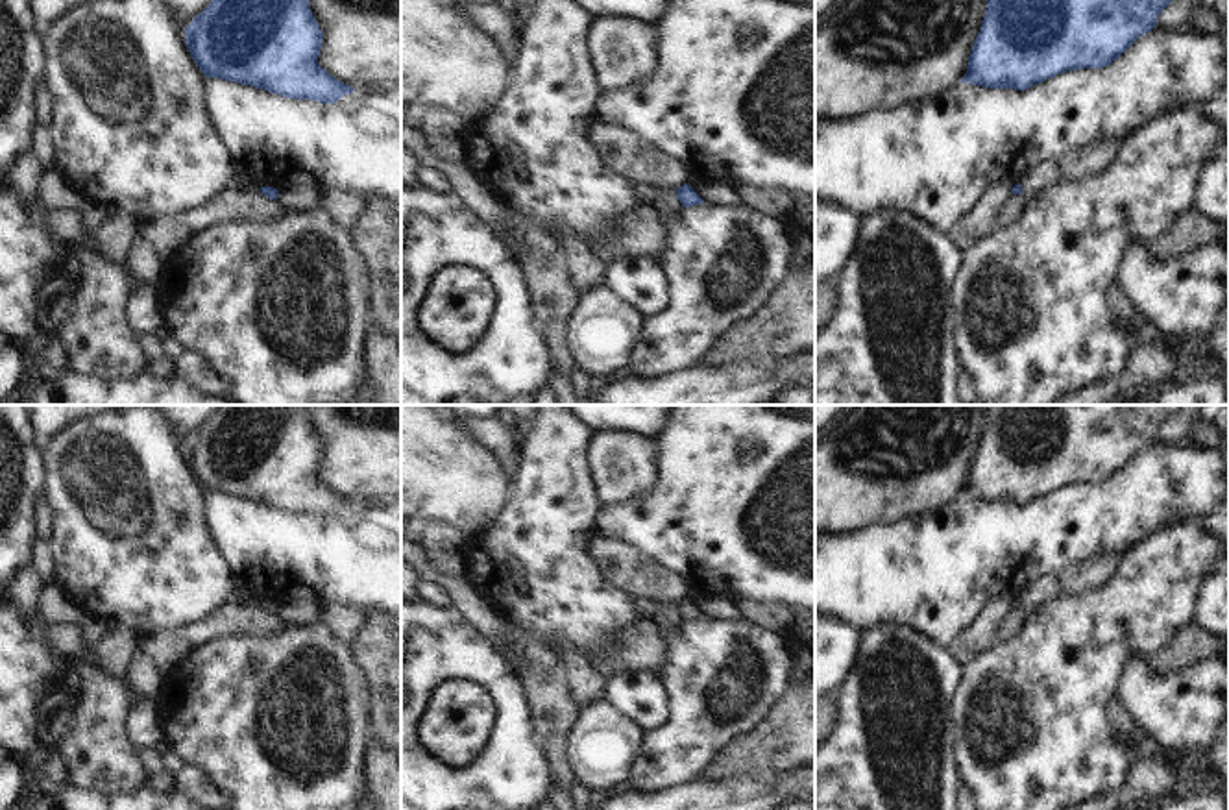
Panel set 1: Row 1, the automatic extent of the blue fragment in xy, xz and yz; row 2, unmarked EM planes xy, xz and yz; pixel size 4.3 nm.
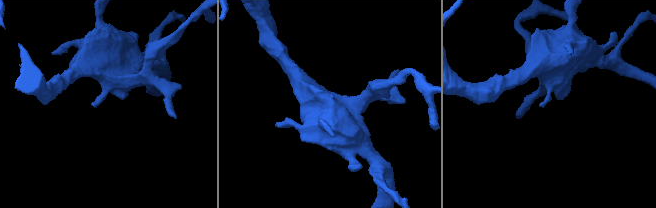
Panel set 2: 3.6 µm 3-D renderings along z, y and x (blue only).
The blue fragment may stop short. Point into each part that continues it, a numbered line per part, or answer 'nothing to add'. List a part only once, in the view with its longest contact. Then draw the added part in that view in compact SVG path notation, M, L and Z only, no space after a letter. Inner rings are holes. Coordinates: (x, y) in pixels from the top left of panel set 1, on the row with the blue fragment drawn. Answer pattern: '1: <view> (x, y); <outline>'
nothing to add

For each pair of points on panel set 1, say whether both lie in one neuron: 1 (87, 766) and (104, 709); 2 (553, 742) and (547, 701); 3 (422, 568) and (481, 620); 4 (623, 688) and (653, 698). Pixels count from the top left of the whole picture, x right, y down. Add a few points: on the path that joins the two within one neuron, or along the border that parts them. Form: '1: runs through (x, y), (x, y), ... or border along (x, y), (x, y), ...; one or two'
1: runs through (97, 751), (98, 724); one
2: runs through (551, 733), (551, 711); one
3: runs through (437, 577), (470, 605); one
4: runs through (631, 692), (645, 698); one

